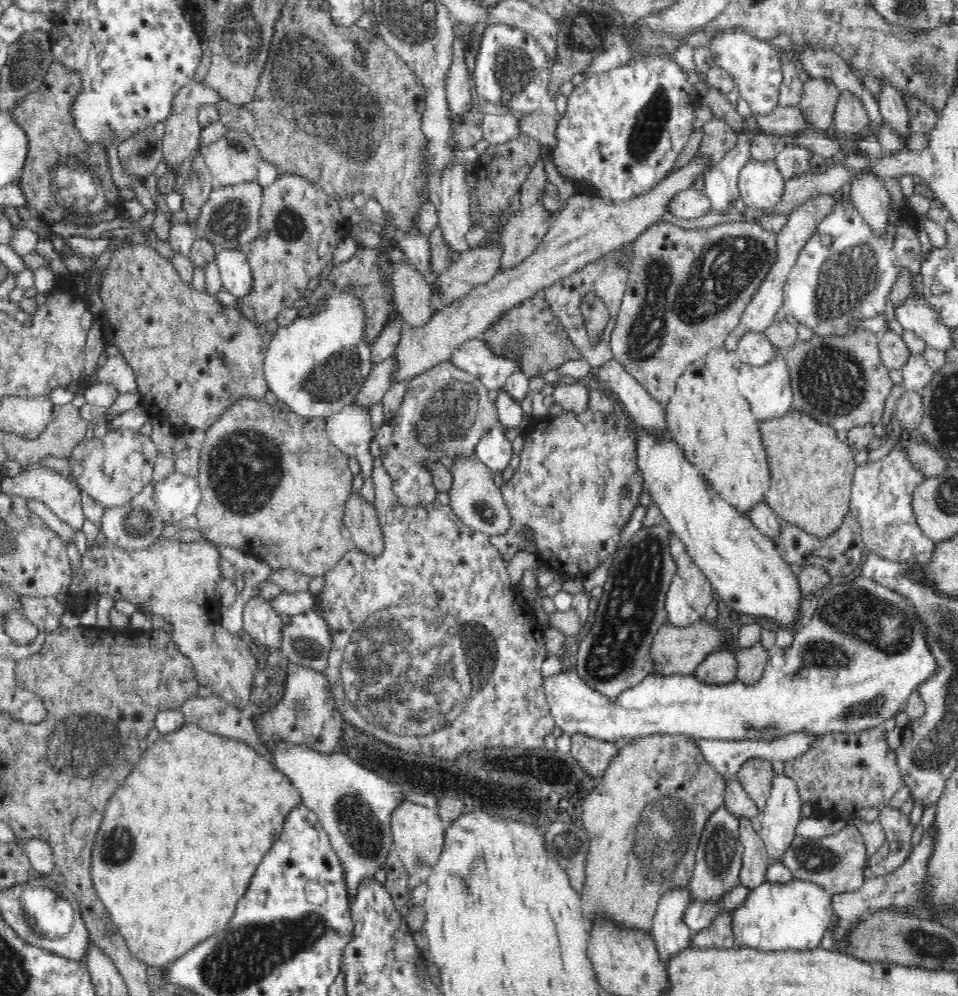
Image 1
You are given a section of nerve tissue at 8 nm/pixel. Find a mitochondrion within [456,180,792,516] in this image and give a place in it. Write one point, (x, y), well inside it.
(724, 268)

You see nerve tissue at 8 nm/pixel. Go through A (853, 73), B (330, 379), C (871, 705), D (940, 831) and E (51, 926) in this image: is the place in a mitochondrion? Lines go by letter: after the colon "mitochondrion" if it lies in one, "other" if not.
A: other
B: mitochondrion
C: mitochondrion
D: other
E: mitochondrion

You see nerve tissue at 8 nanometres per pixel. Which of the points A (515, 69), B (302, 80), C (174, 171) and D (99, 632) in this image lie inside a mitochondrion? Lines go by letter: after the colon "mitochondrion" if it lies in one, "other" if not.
A: mitochondrion
B: mitochondrion
C: other
D: other

